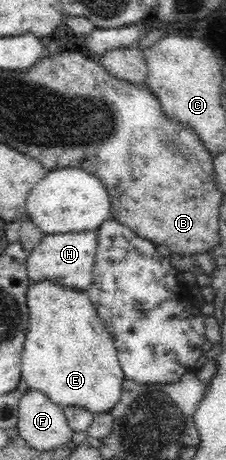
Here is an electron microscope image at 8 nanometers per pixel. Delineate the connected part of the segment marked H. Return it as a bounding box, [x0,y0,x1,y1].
[26,230,97,291]

